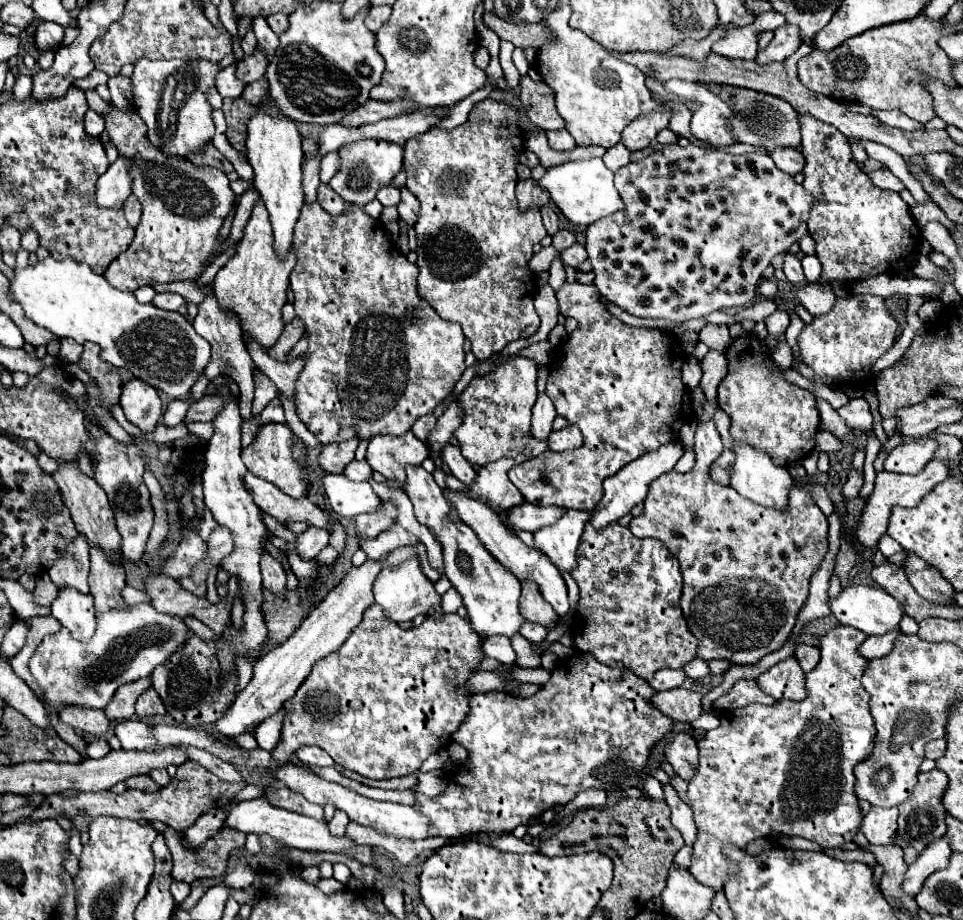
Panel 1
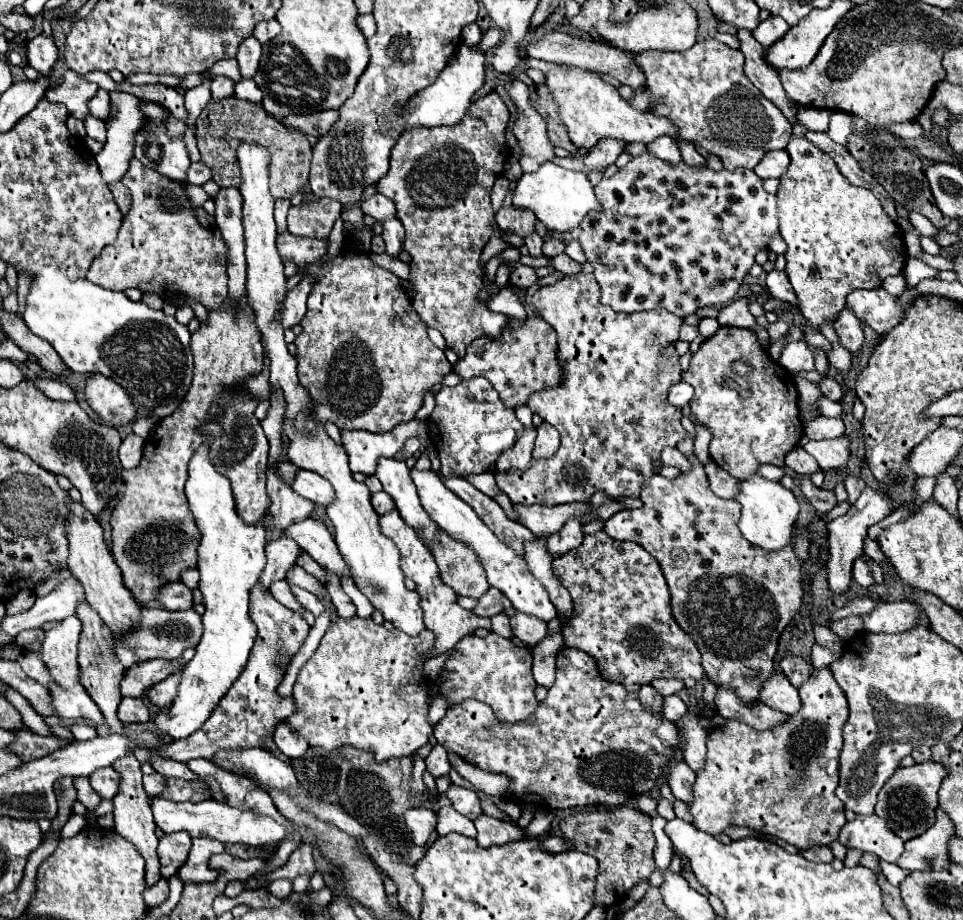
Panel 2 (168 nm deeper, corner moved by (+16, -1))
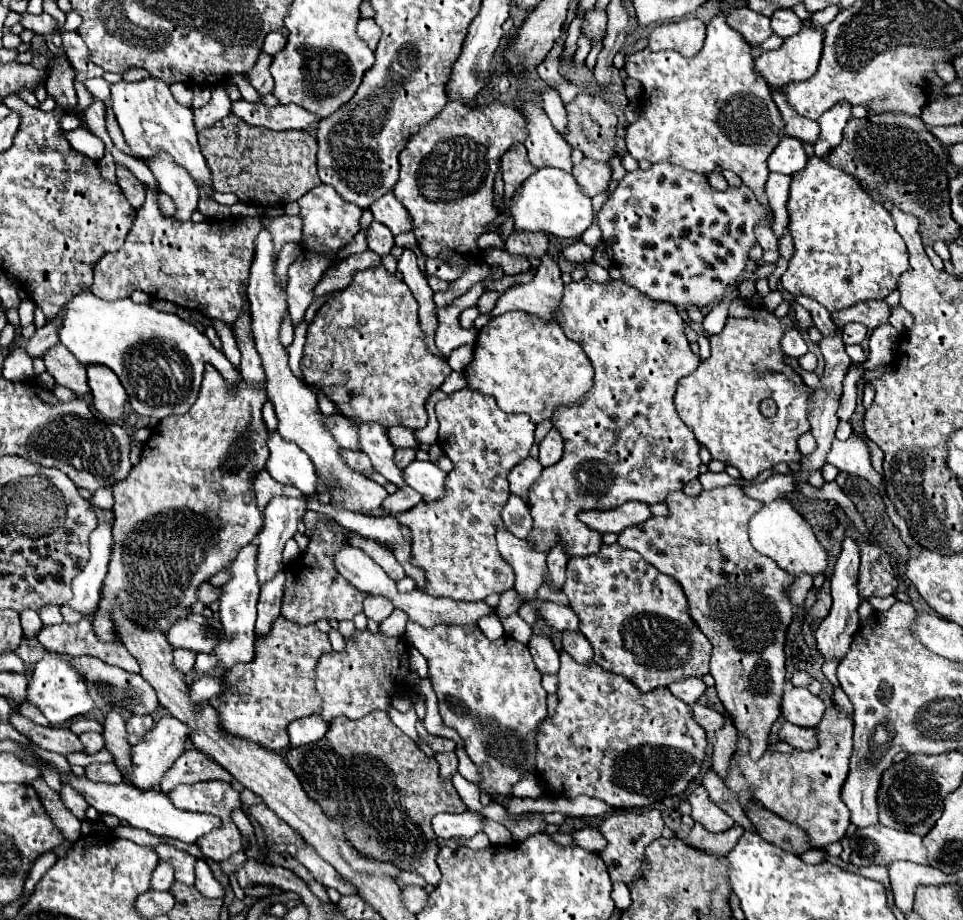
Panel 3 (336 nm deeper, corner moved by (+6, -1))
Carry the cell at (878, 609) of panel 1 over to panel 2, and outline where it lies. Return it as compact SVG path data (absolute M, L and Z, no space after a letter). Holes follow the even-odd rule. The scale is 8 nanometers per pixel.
M878 602L876 608L862 618L864 632L896 634L916 626L918 608L912 602Z

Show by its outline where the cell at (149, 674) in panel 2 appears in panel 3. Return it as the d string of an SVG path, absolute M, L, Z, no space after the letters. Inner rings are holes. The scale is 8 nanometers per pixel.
M174 650L174 666L188 674L194 670L194 662L196 662L196 652L190 652L190 650Z

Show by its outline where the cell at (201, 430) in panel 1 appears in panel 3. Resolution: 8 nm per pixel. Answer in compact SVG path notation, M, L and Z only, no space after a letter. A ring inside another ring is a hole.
M266 402L266 404L264 404L264 412L262 412L262 414L264 414L262 418L264 418L264 424L266 424L266 428L268 428L268 430L274 430L274 428L278 426L278 418L276 418L274 406L272 406L270 402Z

